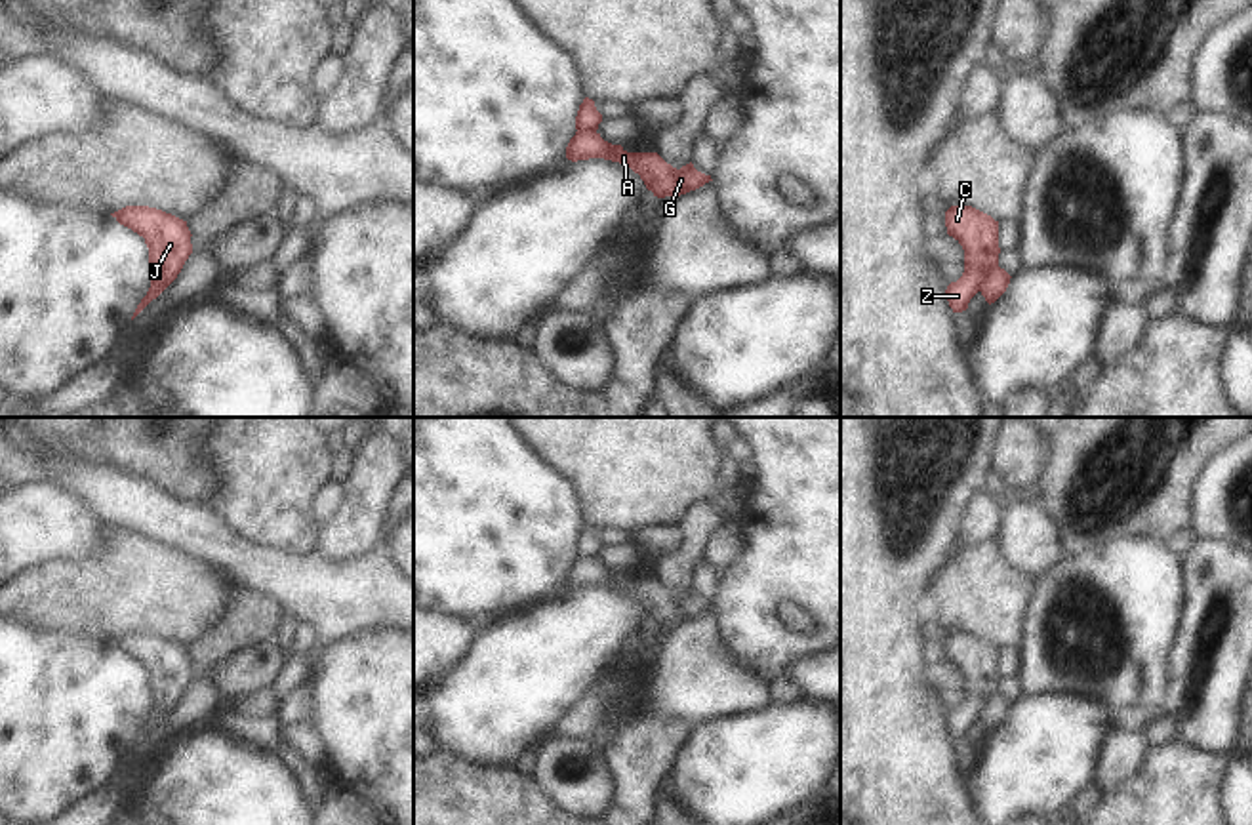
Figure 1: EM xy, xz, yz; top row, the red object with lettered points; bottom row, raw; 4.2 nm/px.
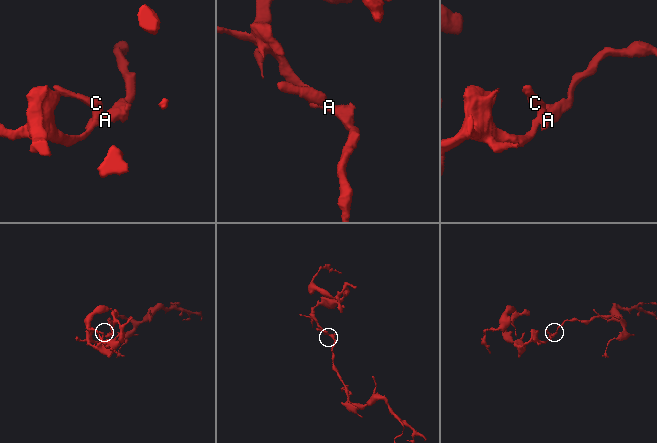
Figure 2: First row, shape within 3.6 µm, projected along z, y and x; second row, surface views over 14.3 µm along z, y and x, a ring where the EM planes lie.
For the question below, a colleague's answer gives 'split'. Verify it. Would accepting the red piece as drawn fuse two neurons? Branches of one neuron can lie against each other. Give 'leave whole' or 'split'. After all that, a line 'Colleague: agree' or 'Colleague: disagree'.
split
Colleague: agree

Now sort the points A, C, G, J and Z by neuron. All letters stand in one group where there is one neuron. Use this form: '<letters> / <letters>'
A G / C J Z

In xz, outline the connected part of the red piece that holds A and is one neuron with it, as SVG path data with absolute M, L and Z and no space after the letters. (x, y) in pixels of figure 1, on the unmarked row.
M593 556L576 558L566 573L566 585L572 589L589 585L619 589L638 600L646 615L657 625L676 625L713 608L711 602L697 598L692 589L676 596L657 579L627 579L621 572L604 568Z

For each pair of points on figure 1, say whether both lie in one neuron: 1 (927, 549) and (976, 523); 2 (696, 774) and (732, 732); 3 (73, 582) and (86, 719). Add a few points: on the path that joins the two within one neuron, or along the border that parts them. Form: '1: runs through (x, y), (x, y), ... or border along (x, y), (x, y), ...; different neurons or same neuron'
1: border along (978, 490), (965, 509), (959, 543); different neurons
2: runs through (706, 764), (728, 742); same neuron
3: border along (35, 625), (90, 633), (109, 641); different neurons

